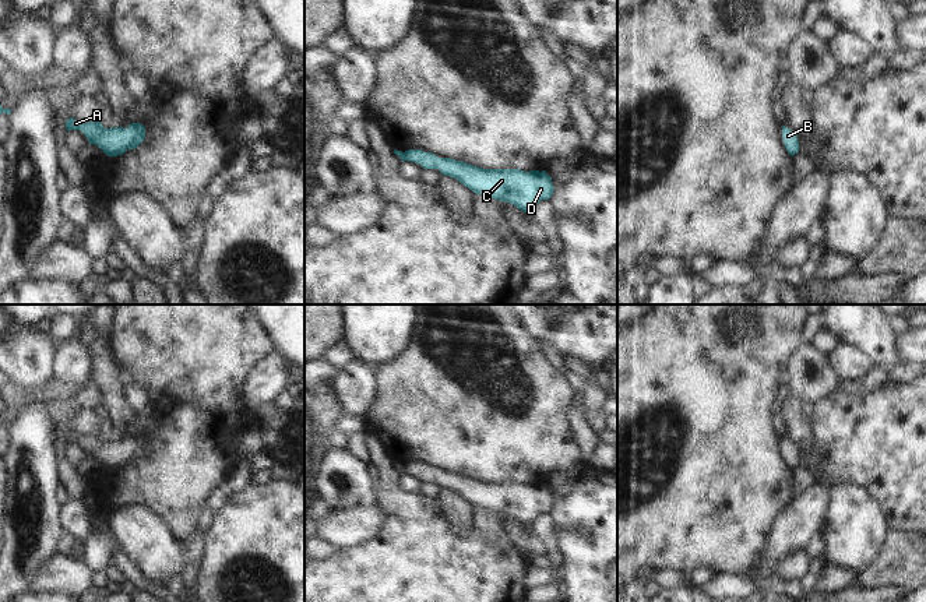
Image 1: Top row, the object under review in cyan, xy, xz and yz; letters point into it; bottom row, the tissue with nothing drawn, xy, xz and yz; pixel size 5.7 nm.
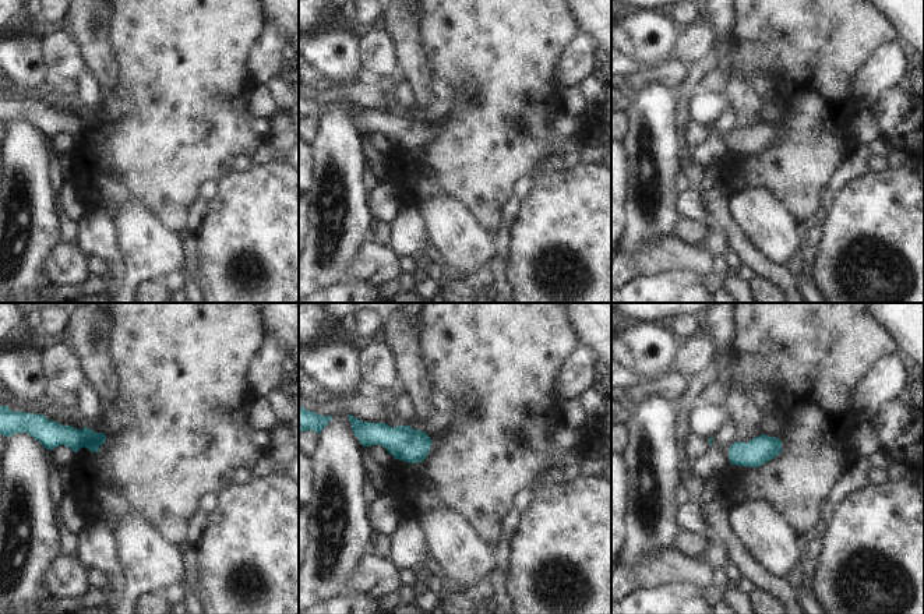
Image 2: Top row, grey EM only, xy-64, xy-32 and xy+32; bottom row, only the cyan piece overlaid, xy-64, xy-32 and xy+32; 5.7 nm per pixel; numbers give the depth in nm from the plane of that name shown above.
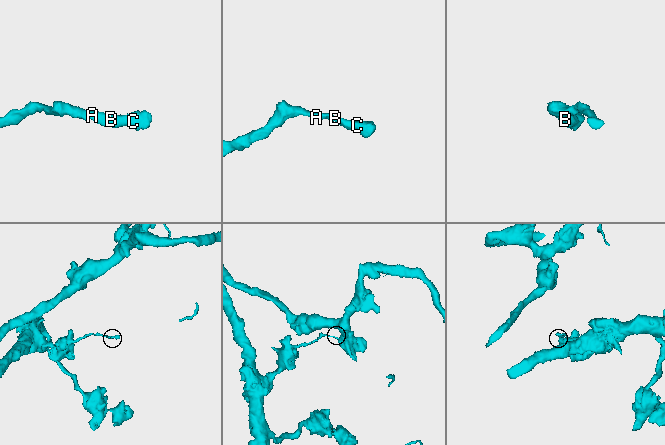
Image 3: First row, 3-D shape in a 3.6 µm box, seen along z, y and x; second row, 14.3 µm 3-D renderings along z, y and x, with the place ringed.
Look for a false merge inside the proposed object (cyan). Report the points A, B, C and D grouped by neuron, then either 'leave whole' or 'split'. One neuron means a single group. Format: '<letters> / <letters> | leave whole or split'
A B C D | leave whole

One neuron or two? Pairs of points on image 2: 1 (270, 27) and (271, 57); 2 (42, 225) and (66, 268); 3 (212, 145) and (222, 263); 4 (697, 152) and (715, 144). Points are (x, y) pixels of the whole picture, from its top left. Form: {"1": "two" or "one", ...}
{"1": "one", "2": "two", "3": "two", "4": "one"}

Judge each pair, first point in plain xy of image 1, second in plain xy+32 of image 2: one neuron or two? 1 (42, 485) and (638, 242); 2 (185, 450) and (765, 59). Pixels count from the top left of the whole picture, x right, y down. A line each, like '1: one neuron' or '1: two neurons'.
1: one neuron
2: two neurons

